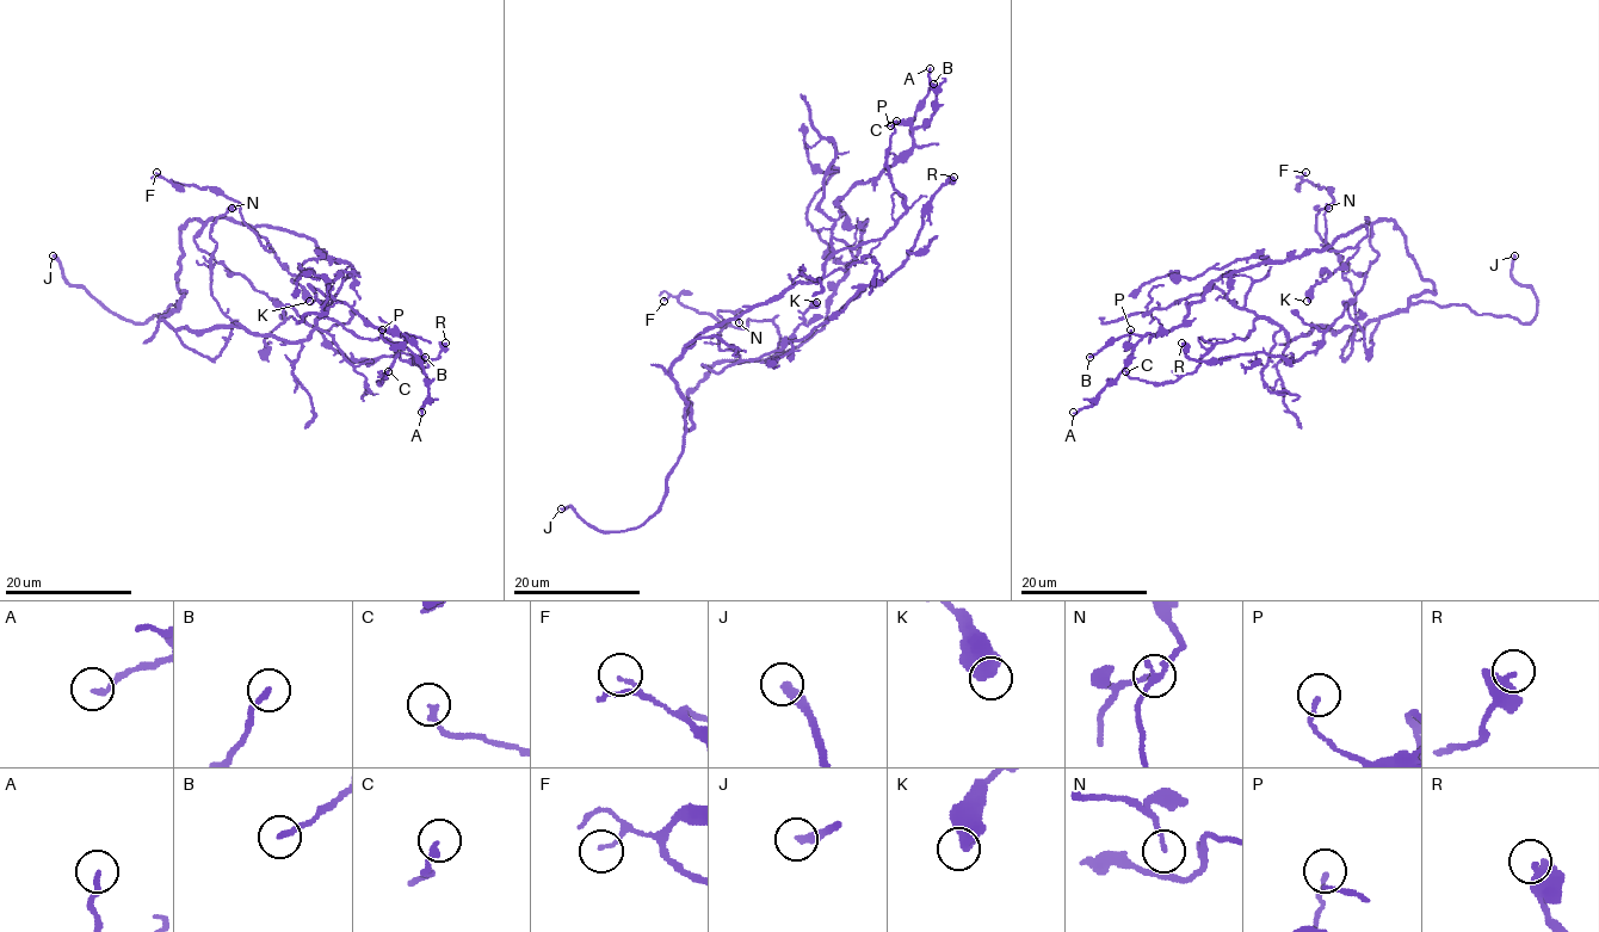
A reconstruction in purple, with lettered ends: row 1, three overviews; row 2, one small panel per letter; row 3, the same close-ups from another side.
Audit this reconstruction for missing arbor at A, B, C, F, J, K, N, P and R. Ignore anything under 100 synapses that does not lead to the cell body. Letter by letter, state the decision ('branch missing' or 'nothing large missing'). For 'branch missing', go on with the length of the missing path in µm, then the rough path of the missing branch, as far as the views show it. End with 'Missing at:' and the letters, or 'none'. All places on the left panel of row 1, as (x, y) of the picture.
A: nothing large missing
B: nothing large missing
C: nothing large missing
F: nothing large missing
J: branch missing; about 9 µm are missing; missing branch runs (53, 255), (43, 232), (48, 224), (62, 224)
K: nothing large missing
N: nothing large missing
P: nothing large missing
R: nothing large missing
Missing at: J

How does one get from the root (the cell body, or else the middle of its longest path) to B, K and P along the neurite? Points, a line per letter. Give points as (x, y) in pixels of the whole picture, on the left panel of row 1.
B: (263, 227), (304, 234), (345, 261), (352, 271), (335, 277), (329, 294), (372, 325), (405, 333), (425, 357)
K: (263, 227), (254, 229), (296, 277), (309, 301)
P: (263, 227), (304, 234), (345, 261), (352, 271), (329, 294), (405, 343), (387, 343), (382, 329)

